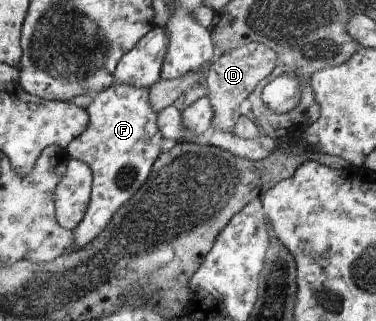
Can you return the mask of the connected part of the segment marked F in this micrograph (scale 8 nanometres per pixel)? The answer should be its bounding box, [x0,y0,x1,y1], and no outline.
[68,84,169,250]

